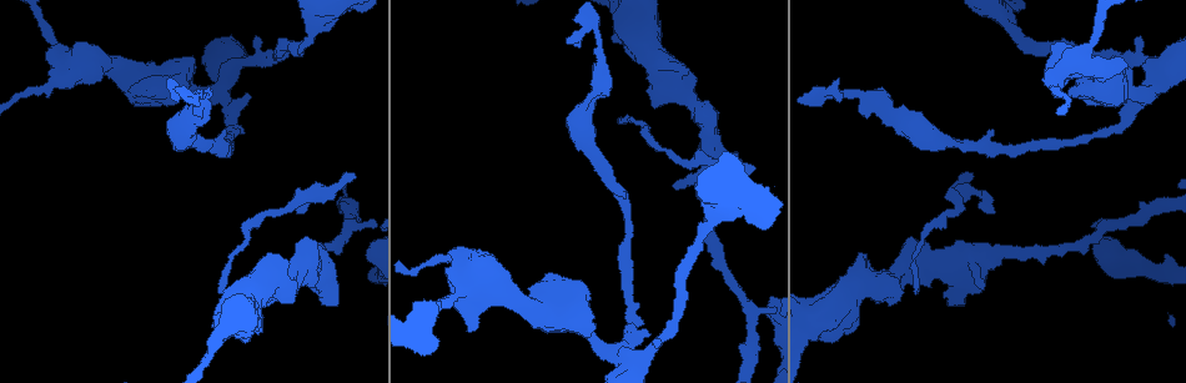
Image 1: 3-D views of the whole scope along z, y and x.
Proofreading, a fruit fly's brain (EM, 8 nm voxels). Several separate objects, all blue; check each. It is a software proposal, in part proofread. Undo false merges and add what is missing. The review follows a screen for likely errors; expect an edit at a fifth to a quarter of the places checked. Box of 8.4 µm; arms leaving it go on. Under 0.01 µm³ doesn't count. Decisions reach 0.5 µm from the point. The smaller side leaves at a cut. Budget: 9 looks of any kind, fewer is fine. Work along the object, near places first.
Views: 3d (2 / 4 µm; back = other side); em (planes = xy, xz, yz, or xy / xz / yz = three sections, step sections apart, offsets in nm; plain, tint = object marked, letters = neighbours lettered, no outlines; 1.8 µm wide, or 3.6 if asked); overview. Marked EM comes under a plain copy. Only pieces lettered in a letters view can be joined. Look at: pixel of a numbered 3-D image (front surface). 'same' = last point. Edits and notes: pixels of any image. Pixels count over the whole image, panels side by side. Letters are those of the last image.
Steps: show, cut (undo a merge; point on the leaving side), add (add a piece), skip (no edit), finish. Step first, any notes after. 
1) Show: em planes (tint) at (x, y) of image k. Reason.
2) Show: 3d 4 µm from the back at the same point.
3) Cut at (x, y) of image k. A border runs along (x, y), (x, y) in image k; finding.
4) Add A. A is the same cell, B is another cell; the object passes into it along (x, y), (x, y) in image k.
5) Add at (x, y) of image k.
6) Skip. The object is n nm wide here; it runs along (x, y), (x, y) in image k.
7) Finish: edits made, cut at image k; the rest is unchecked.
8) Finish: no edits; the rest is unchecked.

Show: 3d 2 µm at (589, 317) of image 1. An open end.

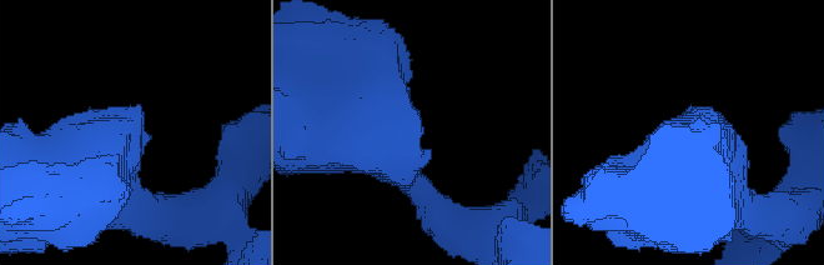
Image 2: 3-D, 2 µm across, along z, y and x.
Show: em planes (letters) at (138, 106) of image 2.

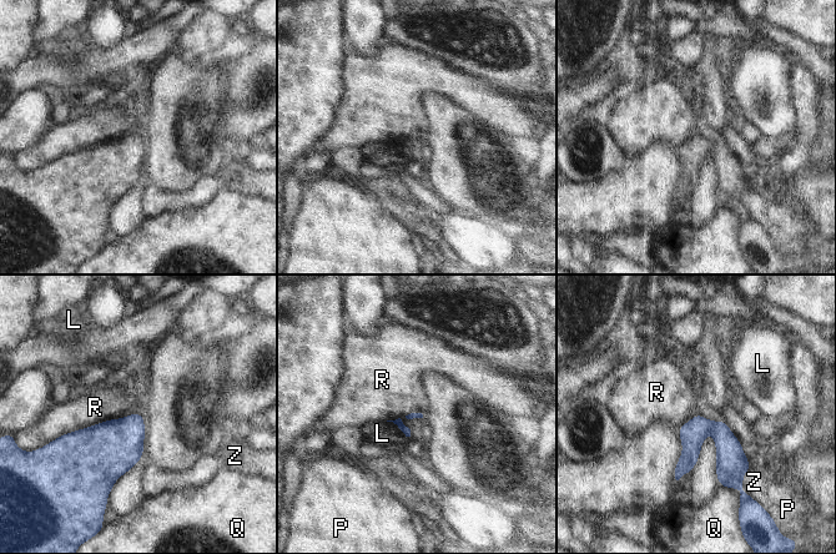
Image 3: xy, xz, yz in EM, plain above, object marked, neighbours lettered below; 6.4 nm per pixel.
Skip. L, P, Q, R and Z are other cells; a border runs along (141, 412), (104, 419), (54, 439) in image 3; no lettered piece goes on from it.

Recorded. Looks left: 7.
Show: em planes (tint) at (455, 258) of image 1. Thick turns thin.

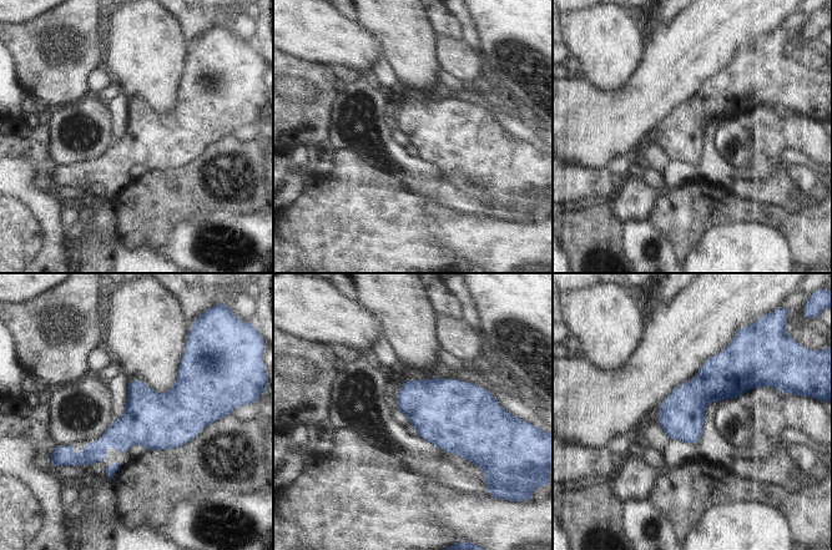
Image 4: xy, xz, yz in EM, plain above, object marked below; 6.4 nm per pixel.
Show: em planes (letters) at the same point.

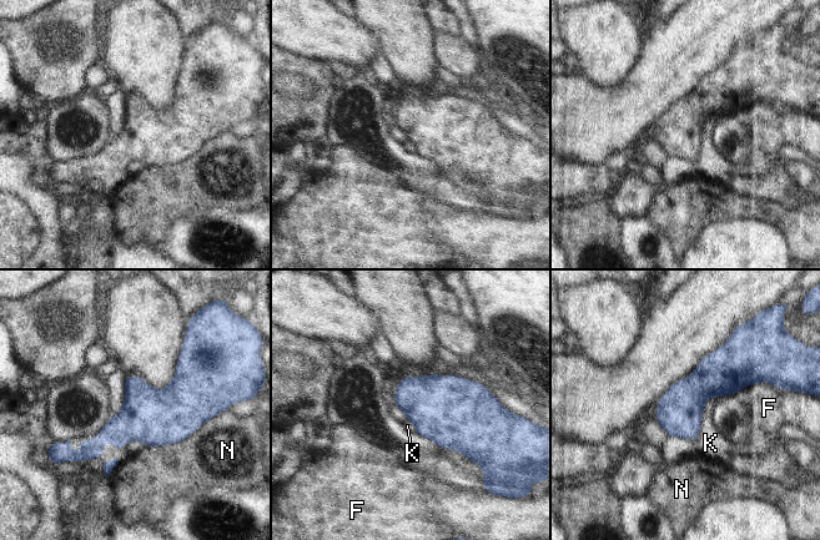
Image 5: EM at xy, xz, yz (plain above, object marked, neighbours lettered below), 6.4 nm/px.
Skip. F, K and N are other cells; a border runs along (717, 395), (704, 403), (695, 440) in image 5; all the same cell.

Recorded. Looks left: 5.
Show: em 3.6 µm xy step 4 (letters) at (166, 79) of image 1. Free end.

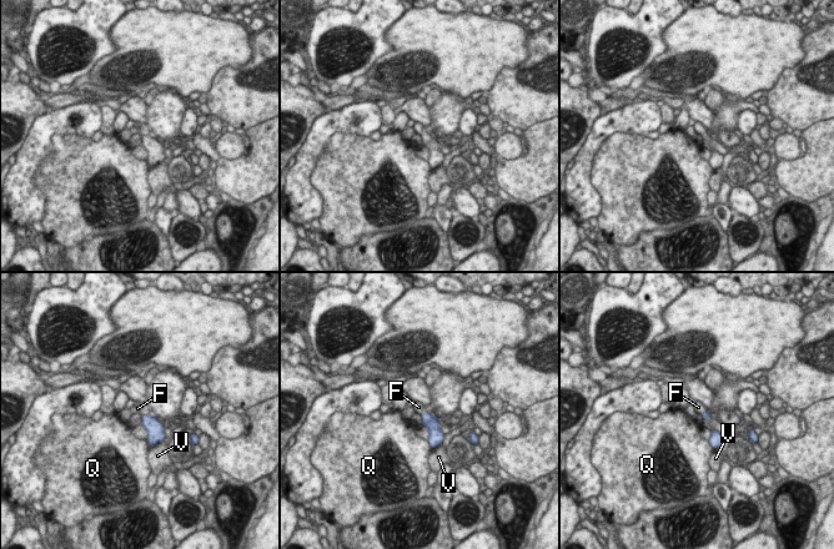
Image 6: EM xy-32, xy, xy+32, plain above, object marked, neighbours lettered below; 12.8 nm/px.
Add F. The longest contact is with V, 240 nm; F is the same cell, Q and V are other cells; the object passes into it along (704, 414), (702, 412), (698, 407) in image 6; it goes on there.

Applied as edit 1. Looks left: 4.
Show: 3d 2 µm at (914, 292) of image 1. An open end.

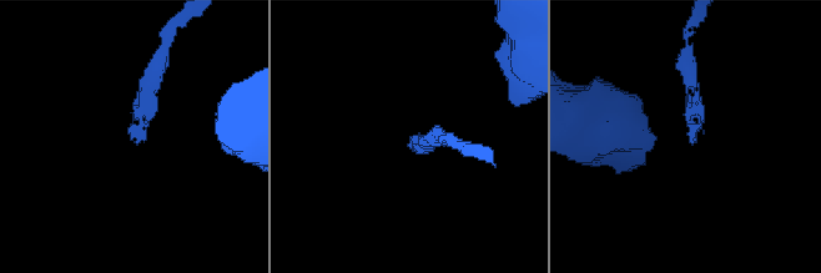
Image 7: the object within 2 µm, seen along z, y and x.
Show: em planes (tint) at (414, 140) of image 7.

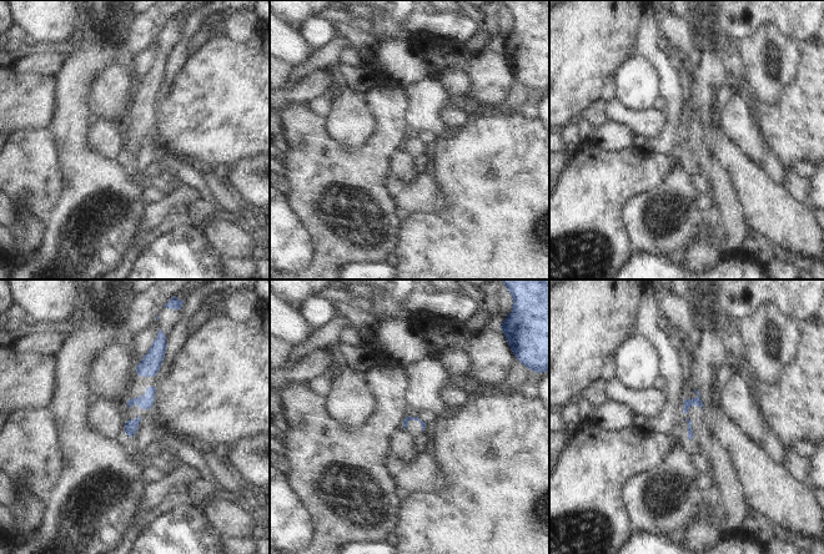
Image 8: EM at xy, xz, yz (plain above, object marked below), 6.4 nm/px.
Show: em planes (letters) at the same point. See the neighbours.

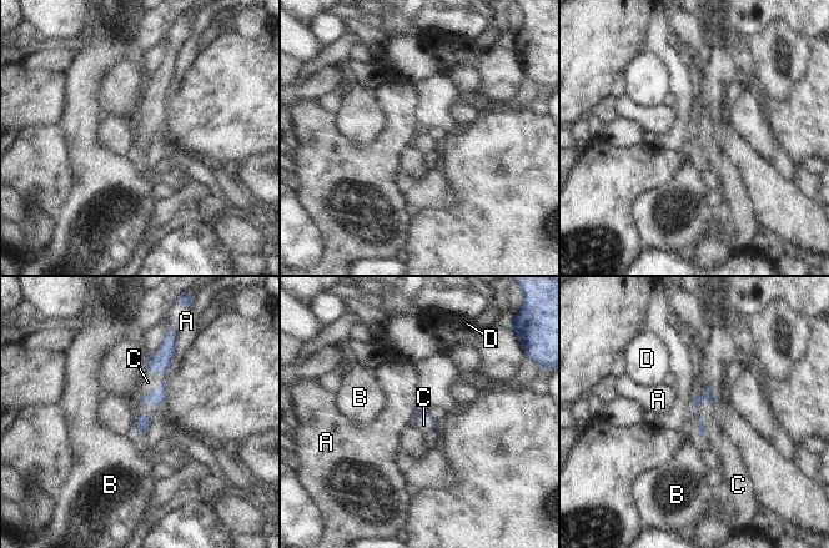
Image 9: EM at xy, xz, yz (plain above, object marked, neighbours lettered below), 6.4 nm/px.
Add C. C is the same cell, A, B and D are other cells; the object passes into it along (156, 398), (150, 393), (147, 382) in image 9; it goes on there.

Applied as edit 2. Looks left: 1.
Finish: edits made, add at image 6, add at image 9; the rest is unchecked.

